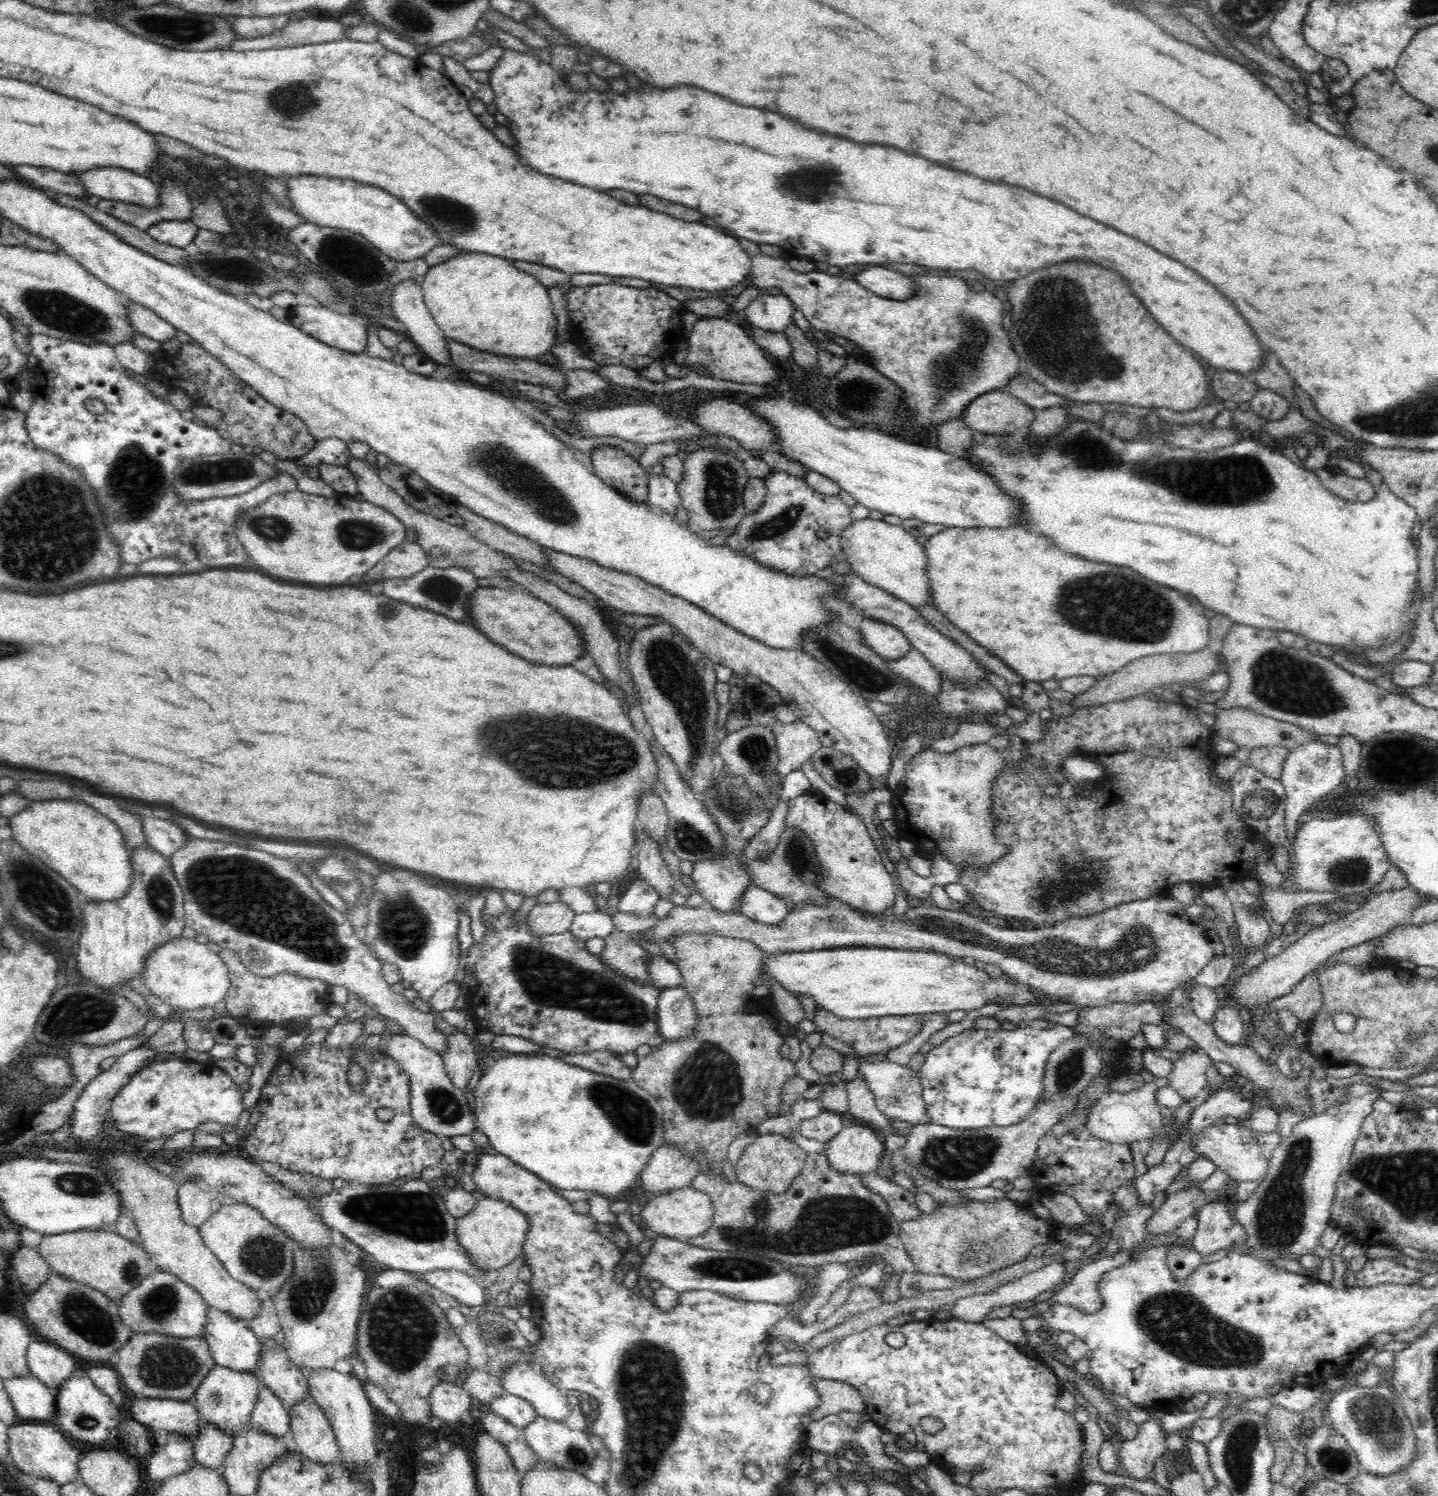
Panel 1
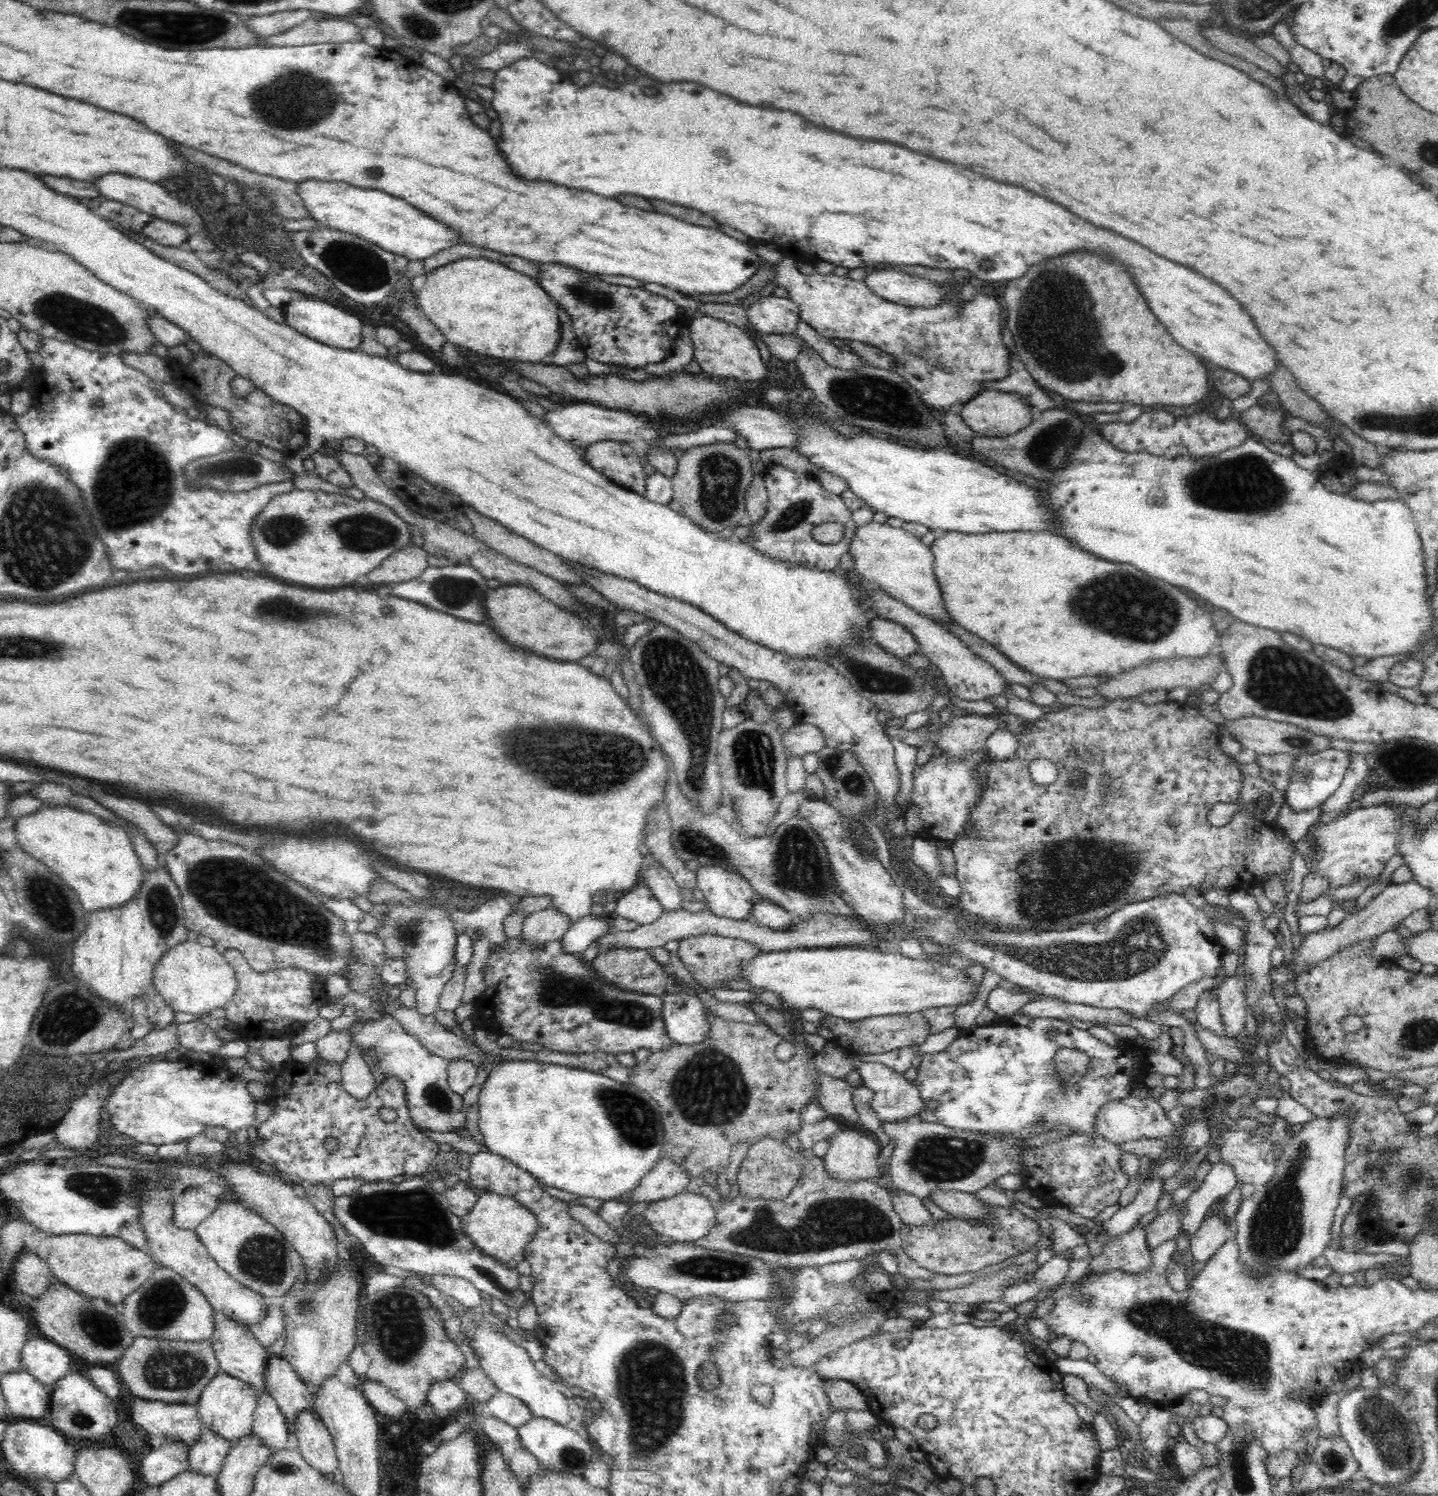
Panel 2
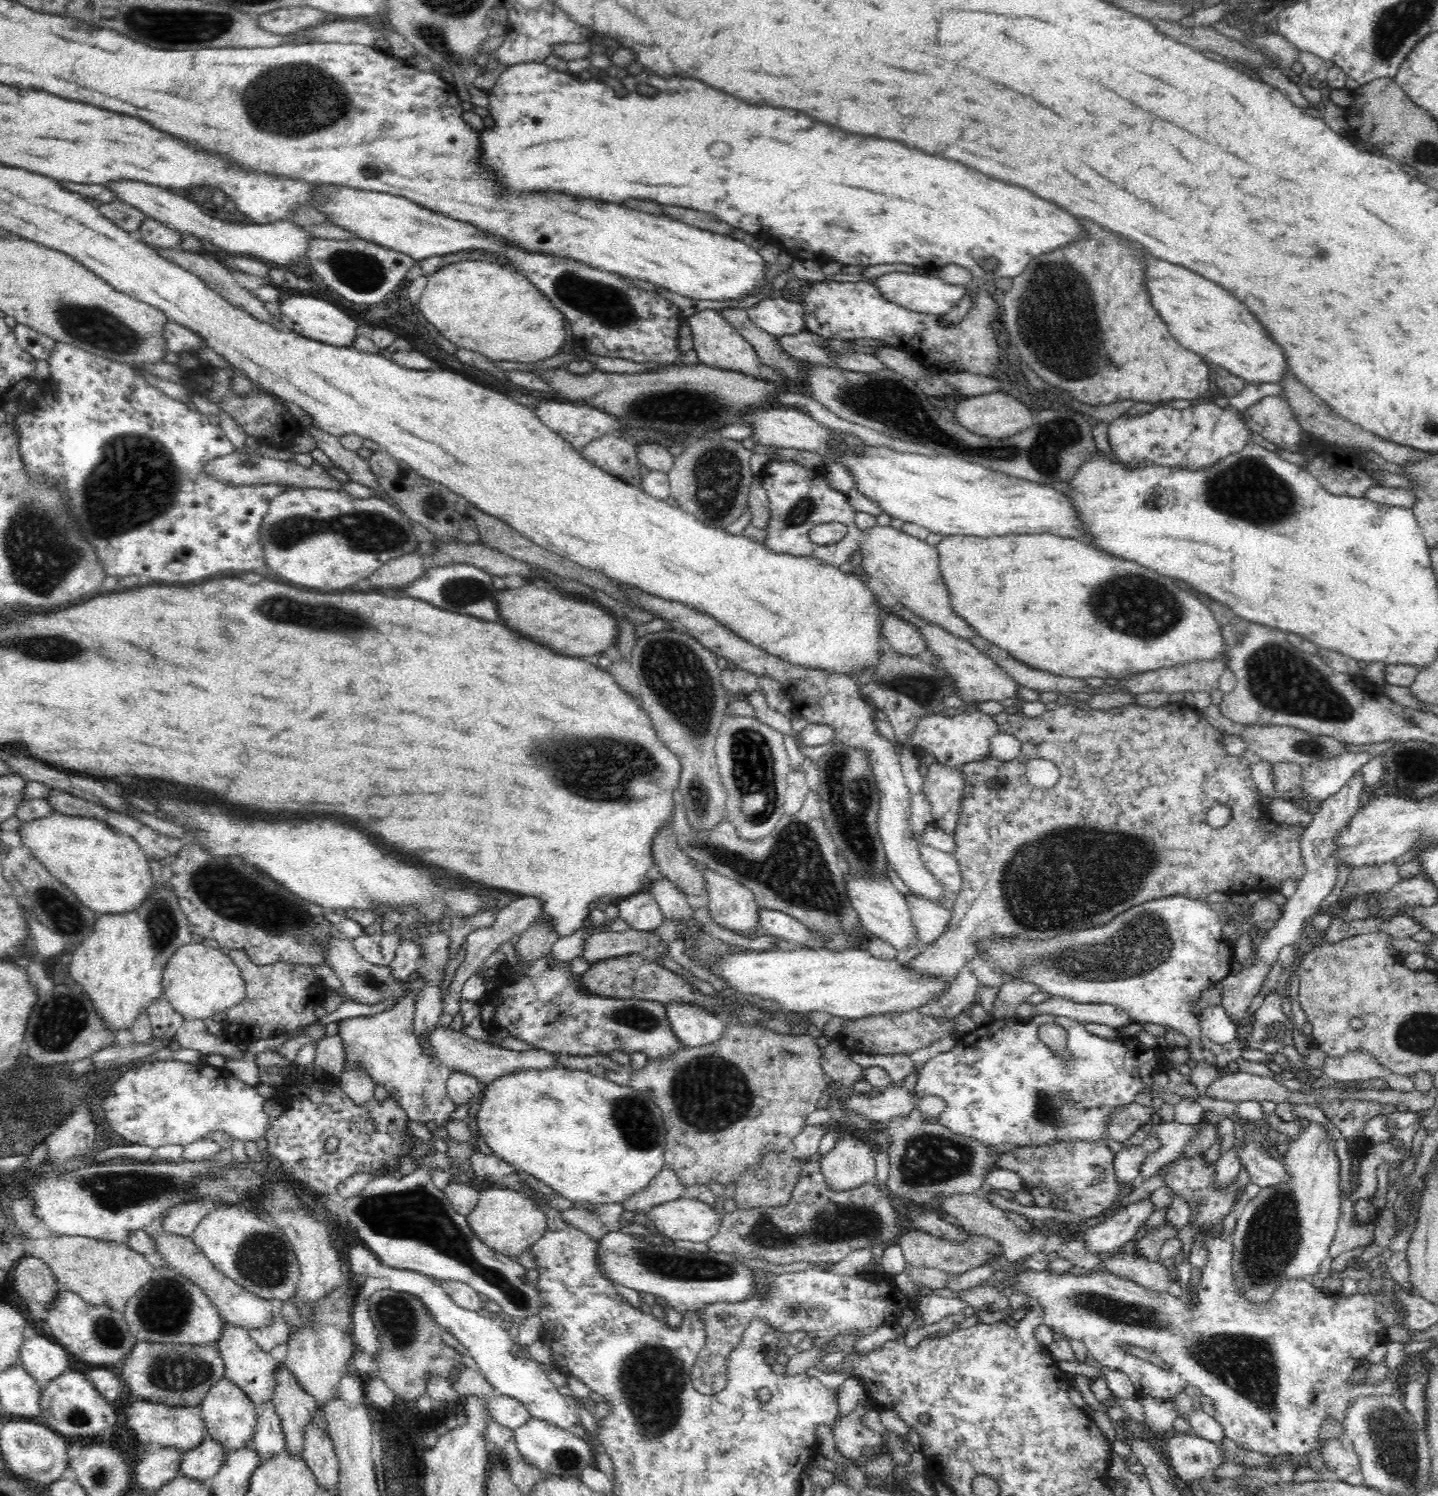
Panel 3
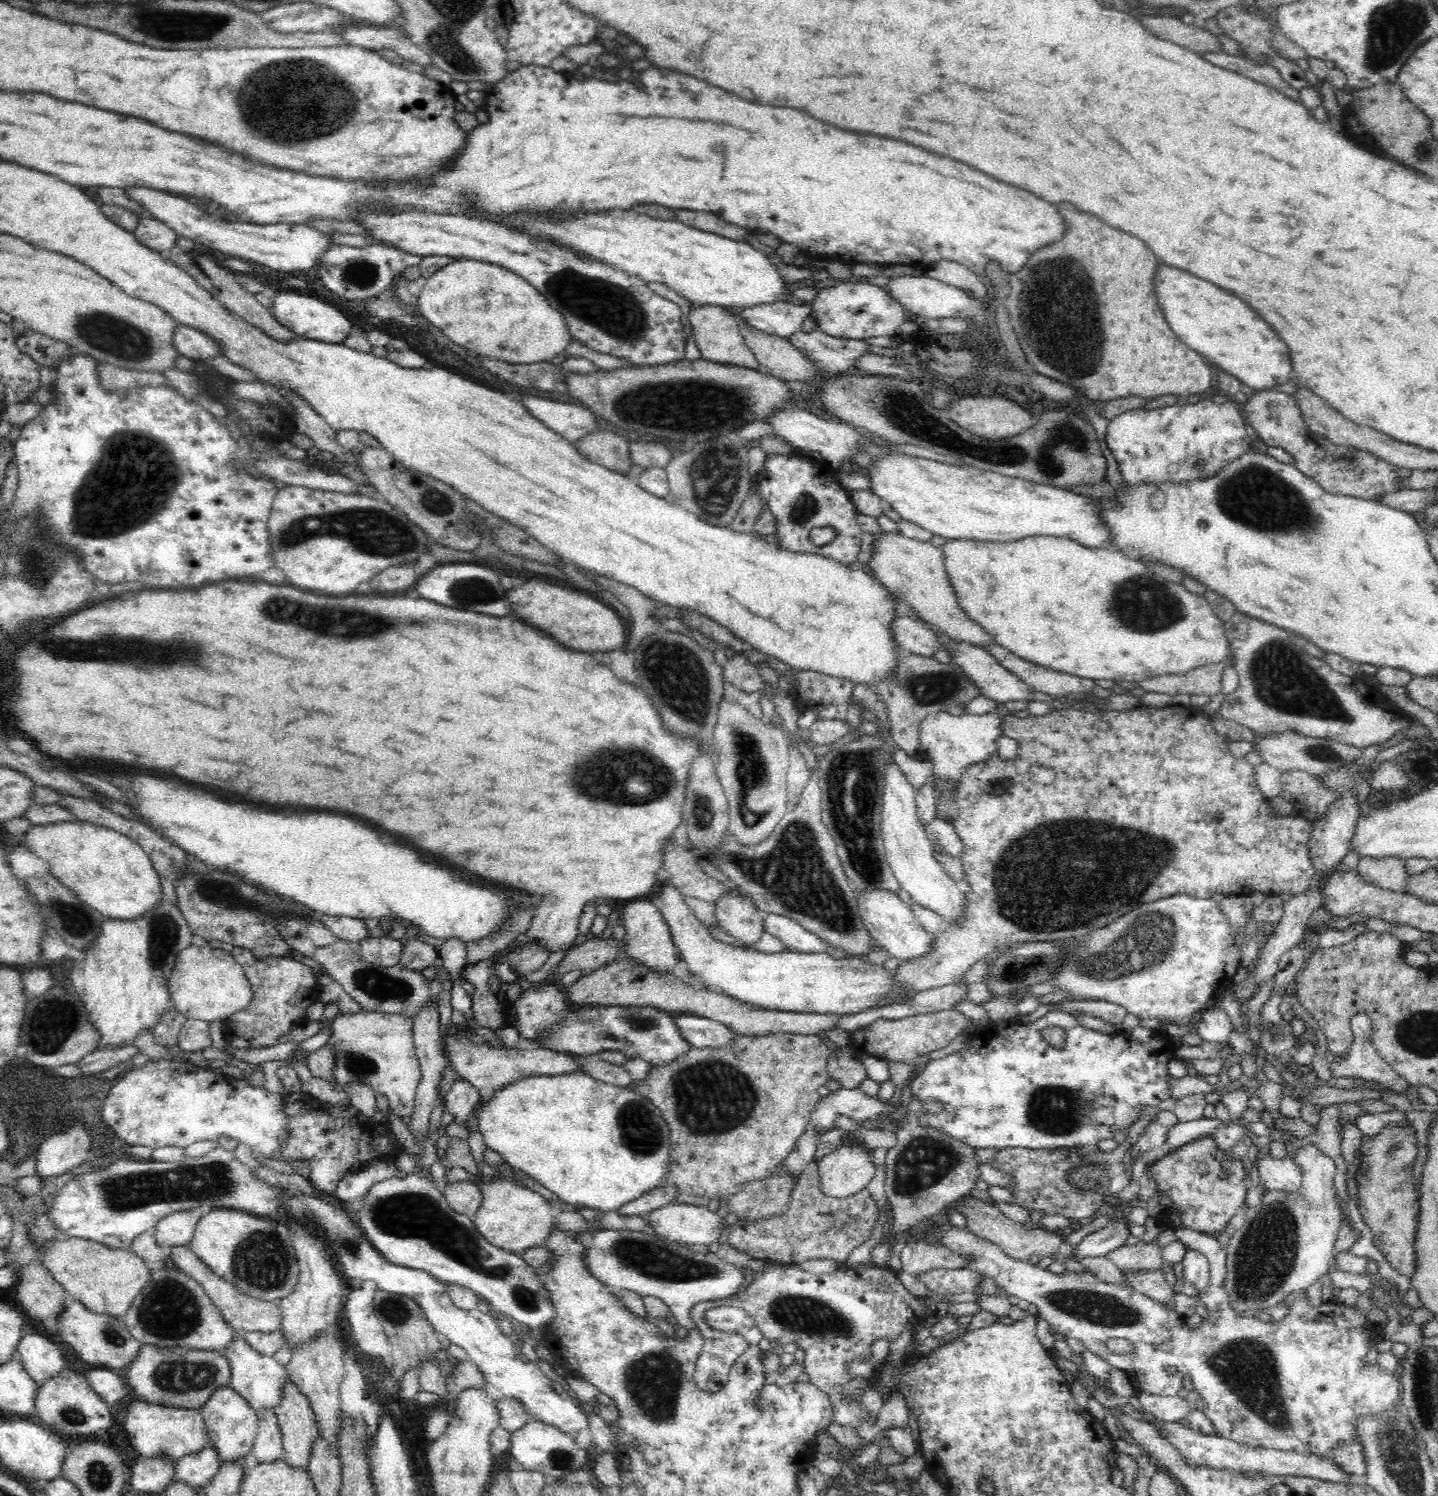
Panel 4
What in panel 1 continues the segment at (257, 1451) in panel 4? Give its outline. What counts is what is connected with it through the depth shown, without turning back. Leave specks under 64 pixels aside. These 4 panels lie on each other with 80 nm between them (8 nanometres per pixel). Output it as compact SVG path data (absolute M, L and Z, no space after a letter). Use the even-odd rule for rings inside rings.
M261 1385L256 1406L252 1410L250 1425L264 1434L283 1438L291 1429L289 1409L265 1385Z

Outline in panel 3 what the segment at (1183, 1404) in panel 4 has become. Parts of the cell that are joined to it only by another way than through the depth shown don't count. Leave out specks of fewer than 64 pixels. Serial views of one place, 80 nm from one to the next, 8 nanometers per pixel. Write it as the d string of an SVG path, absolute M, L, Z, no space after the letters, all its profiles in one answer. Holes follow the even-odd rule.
M1142 1397L1139 1402L1145 1408L1146 1419L1143 1424L1151 1435L1165 1438L1173 1430L1174 1420L1178 1418L1178 1410L1173 1399L1159 1399L1154 1397Z

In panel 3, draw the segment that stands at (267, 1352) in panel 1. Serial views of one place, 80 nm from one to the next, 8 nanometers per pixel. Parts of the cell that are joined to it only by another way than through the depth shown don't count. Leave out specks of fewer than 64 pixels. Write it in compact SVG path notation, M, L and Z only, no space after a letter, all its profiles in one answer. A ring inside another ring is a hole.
M284 1365L276 1370L274 1379L276 1388L272 1401L286 1435L285 1450L302 1456L306 1426L313 1419L319 1419L315 1398L302 1390L296 1377Z

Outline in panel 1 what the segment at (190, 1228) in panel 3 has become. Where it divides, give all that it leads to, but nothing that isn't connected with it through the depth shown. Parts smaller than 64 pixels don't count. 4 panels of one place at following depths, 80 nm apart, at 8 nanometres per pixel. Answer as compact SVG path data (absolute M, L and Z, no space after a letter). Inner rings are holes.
M195 1182L180 1184L177 1197L184 1223L198 1228L209 1220L224 1202L222 1197L214 1196L212 1191L200 1189Z

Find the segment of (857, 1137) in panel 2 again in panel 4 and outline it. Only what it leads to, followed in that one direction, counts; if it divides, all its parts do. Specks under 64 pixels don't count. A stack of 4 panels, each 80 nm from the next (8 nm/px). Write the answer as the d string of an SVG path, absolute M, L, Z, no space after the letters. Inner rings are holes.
M840 1143L821 1152L816 1163L820 1173L820 1190L836 1198L858 1194L876 1174L871 1151L853 1144Z

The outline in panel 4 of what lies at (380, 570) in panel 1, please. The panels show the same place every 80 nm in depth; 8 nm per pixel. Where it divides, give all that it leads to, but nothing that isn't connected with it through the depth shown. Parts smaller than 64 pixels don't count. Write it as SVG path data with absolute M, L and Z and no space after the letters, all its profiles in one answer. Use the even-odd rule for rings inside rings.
M415 563L402 564L402 566L392 566L382 570L380 574L376 574L365 587L372 588L368 592L378 594L378 592L400 592L400 590L412 590L416 584L416 572L414 571Z

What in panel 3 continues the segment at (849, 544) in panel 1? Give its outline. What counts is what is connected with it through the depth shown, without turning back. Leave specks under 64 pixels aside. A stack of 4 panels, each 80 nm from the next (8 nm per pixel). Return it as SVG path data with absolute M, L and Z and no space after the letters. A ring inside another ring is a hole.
M876 526L863 532L860 553L862 553L859 572L863 576L878 578L888 588L890 594L897 597L897 602L910 609L916 616L941 626L950 634L970 641L976 636L972 626L954 613L948 587L940 573L940 559L936 546L920 541L900 529L891 526Z

